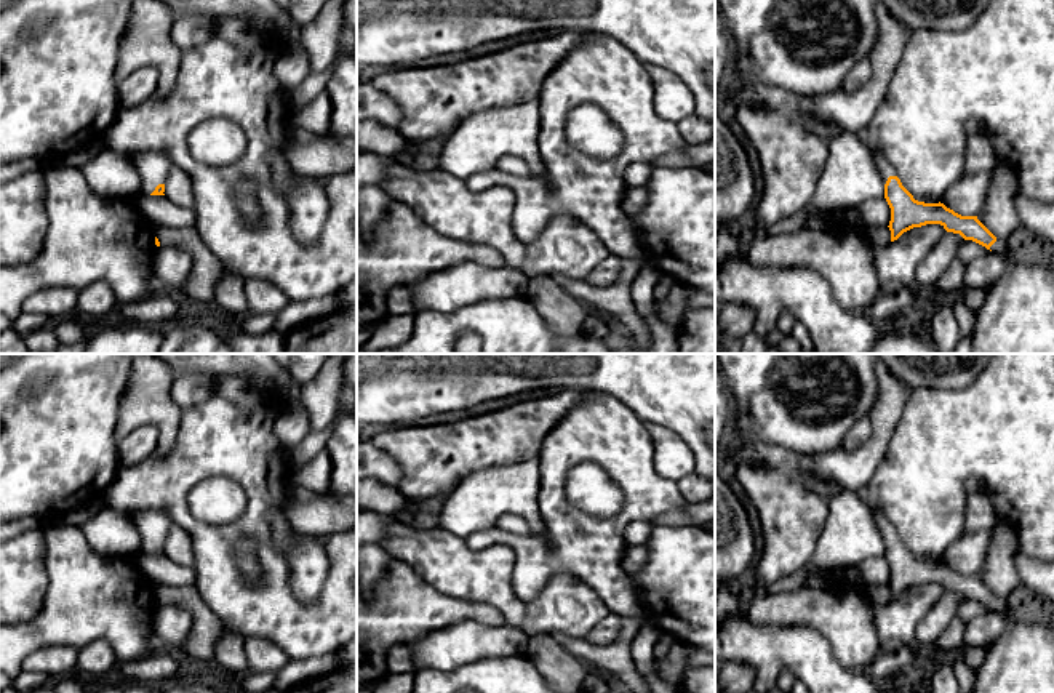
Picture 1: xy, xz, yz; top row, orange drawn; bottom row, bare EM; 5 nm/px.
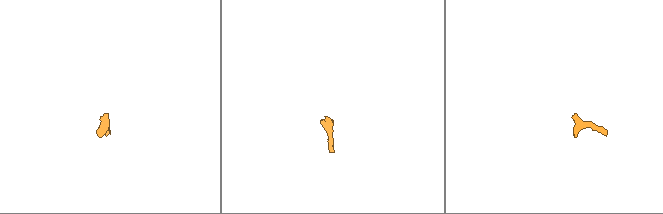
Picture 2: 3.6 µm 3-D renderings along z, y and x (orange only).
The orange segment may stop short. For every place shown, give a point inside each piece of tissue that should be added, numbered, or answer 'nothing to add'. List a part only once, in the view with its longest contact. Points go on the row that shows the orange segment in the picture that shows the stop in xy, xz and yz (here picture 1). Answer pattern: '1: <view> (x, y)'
1: xy (152, 167)
2: yz (1002, 247)

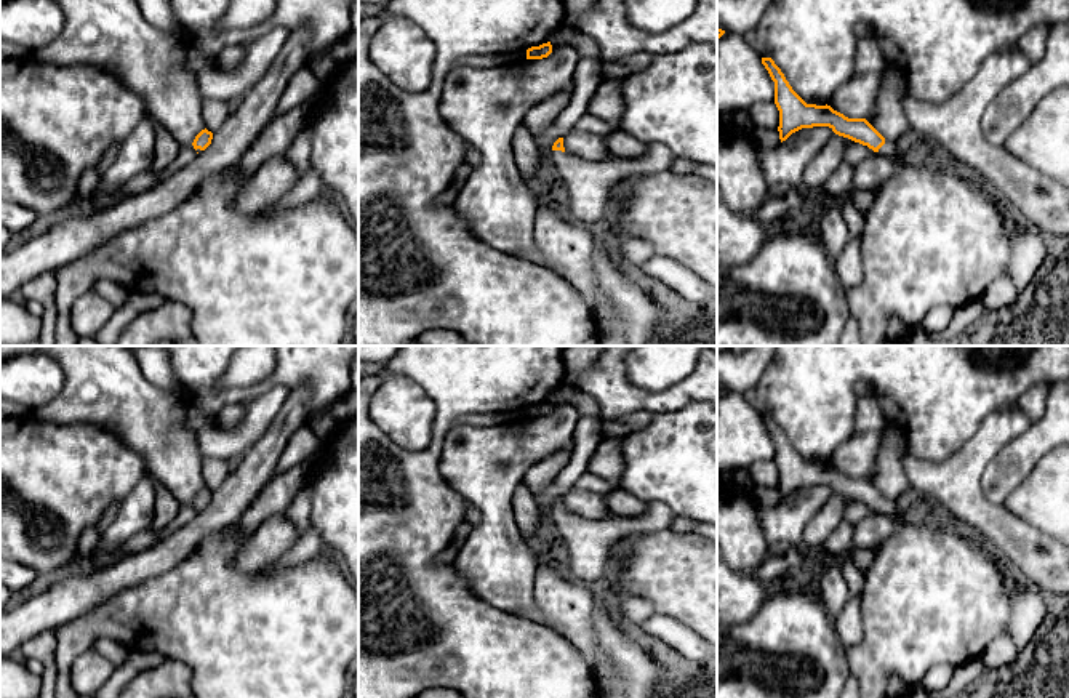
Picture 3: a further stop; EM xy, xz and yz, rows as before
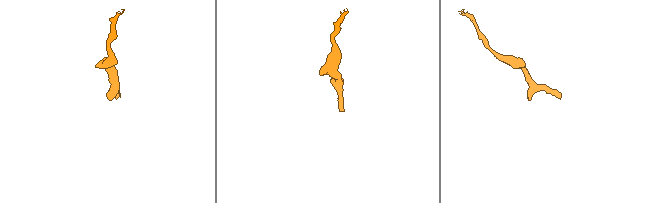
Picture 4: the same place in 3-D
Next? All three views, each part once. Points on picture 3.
1: xz (586, 186)

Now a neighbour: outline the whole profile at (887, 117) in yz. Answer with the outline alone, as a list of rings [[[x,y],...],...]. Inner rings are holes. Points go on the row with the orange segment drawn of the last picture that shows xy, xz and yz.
[[[895,62],[883,67],[883,80],[871,115],[866,118],[885,139],[899,142],[911,130],[911,123],[901,106],[906,91],[903,70]]]

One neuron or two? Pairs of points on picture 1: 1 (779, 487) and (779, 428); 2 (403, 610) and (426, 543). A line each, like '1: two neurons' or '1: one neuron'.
1: two neurons
2: two neurons

